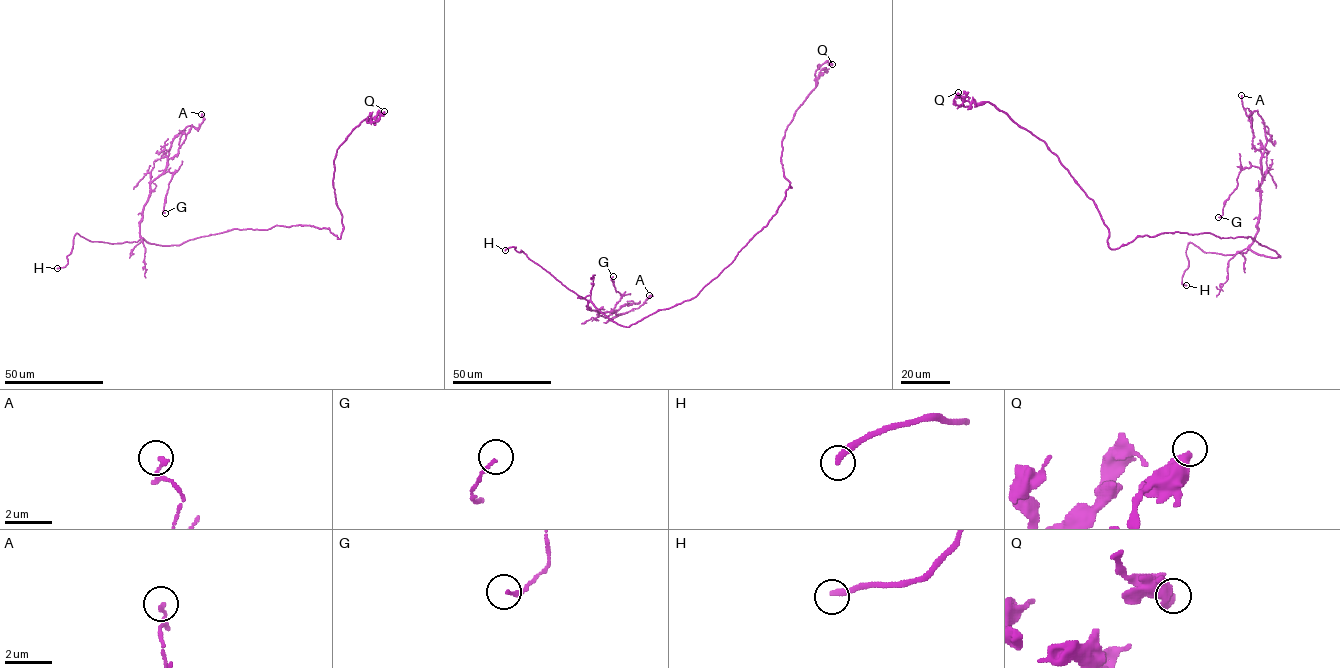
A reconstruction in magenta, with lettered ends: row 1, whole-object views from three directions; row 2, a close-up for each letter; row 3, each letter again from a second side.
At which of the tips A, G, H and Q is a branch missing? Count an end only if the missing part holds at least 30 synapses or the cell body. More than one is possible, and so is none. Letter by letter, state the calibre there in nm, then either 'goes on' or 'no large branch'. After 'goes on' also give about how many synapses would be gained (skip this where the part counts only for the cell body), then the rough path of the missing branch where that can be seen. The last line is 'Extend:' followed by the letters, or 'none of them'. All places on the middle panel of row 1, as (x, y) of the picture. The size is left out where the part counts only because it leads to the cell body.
A: calibre 160 nm; no large branch
G: calibre 160 nm; no large branch
H: calibre 300 nm; goes on; course (505, 250), (500, 257), (480, 267)
Q: calibre 480 nm; no large branch
Extend: H

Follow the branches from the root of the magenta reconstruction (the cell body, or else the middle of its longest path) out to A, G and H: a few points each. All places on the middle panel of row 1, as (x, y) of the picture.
A: (723, 270), (694, 297), (628, 326), (611, 320), (590, 301), (588, 308), (622, 314), (649, 295)
G: (723, 270), (694, 297), (628, 326), (611, 320), (590, 301), (588, 308), (613, 308), (621, 296), (613, 276)
H: (723, 270), (694, 297), (658, 309), (623, 326), (568, 289), (521, 250), (517, 252), (516, 247), (505, 250)

